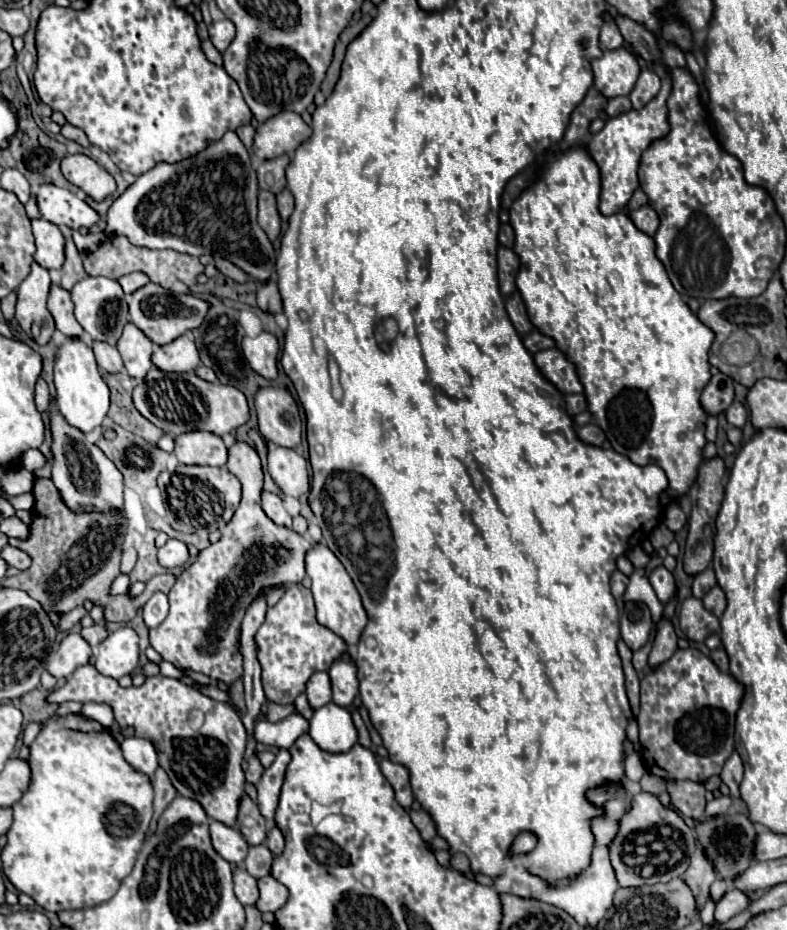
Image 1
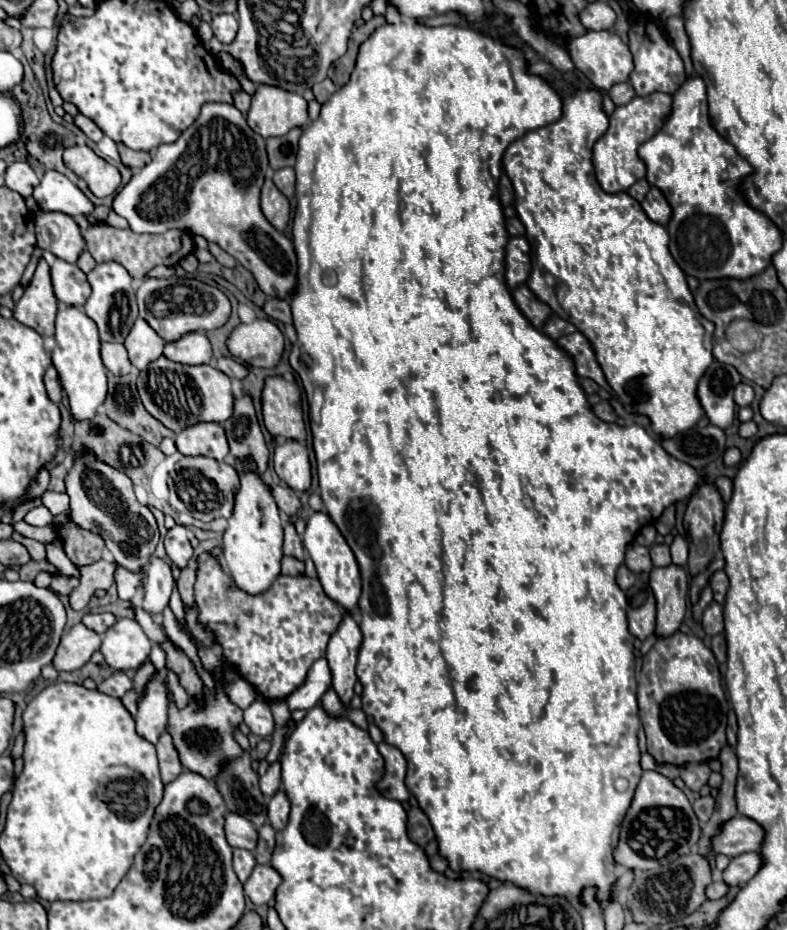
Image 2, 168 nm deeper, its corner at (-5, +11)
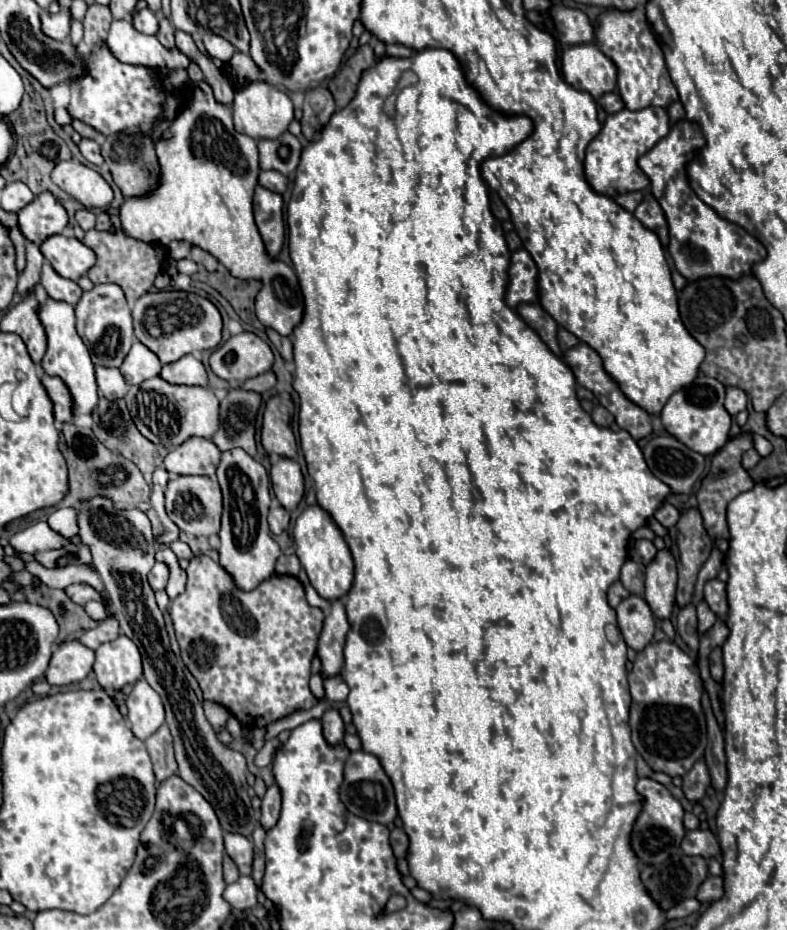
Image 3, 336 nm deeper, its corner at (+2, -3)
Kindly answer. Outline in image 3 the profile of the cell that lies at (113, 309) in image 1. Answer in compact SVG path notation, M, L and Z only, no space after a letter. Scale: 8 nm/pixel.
M98 284L90 292L84 292L80 302L76 304L76 330L86 344L94 364L120 368L134 342L132 316L122 288L118 284Z

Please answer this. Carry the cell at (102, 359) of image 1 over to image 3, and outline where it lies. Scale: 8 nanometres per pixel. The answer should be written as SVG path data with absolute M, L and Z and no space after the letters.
M96 366L96 382L98 382L98 392L104 398L110 398L110 402L124 398L124 394L128 392L128 384L124 382L118 368Z

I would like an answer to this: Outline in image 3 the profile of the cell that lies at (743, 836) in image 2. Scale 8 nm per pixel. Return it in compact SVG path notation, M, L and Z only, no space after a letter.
M710 830L686 832L686 838L682 840L682 850L688 856L704 856L704 858L712 858L720 854L718 840Z

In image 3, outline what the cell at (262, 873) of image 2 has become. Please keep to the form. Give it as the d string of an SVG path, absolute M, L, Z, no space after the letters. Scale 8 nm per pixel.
M240 876L238 882L232 882L224 890L224 900L238 910L248 910L256 906L256 884L250 876Z

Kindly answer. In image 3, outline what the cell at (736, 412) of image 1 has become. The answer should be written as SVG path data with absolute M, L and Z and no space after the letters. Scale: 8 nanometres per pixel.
M728 386L726 388L726 410L730 416L736 416L738 412L746 410L746 392L744 390L738 390L736 386Z

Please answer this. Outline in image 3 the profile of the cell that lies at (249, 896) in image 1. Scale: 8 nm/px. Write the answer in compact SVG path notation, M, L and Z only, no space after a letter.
M224 856L224 880L226 880L226 884L236 882L238 878L240 878L240 872L238 872L238 868L234 866L232 858L230 858L230 856Z

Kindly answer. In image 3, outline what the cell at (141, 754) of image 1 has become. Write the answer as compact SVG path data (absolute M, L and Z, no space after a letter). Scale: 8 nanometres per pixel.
M138 680L132 692L126 698L128 720L132 724L132 732L146 740L164 724L164 706L160 696L148 686L146 680Z

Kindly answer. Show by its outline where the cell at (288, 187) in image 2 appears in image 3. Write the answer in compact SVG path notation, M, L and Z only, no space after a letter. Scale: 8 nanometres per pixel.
M262 170L260 176L258 176L258 184L268 188L268 190L272 190L272 192L282 194L286 190L288 178L284 174L278 174L276 170Z

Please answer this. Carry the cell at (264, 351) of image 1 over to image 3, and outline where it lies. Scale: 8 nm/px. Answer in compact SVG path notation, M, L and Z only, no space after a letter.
M242 332L228 338L210 356L212 372L232 386L268 372L272 362L274 354L270 346L252 332Z

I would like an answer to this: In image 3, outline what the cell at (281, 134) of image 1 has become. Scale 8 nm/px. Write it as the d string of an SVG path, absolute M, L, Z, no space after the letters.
M256 80L244 86L234 88L234 102L232 102L232 114L234 114L234 126L240 134L252 136L256 140L260 138L278 138L288 130L288 124L294 120L294 108L292 100L286 92L276 90L264 80Z

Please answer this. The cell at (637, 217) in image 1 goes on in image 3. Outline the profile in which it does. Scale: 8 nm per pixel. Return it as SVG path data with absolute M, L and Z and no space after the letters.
M652 194L646 196L646 198L638 204L638 208L634 210L634 216L636 216L648 230L652 230L652 232L660 238L660 242L662 242L664 246L668 244L668 222L666 222L666 218L664 218L664 212L662 212L658 200L656 200Z

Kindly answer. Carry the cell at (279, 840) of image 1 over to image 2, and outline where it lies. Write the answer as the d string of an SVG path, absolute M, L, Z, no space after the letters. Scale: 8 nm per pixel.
M279 790L271 800L269 800L269 824L279 832L281 828L285 828L285 824L289 822L289 800L285 796L283 790Z

